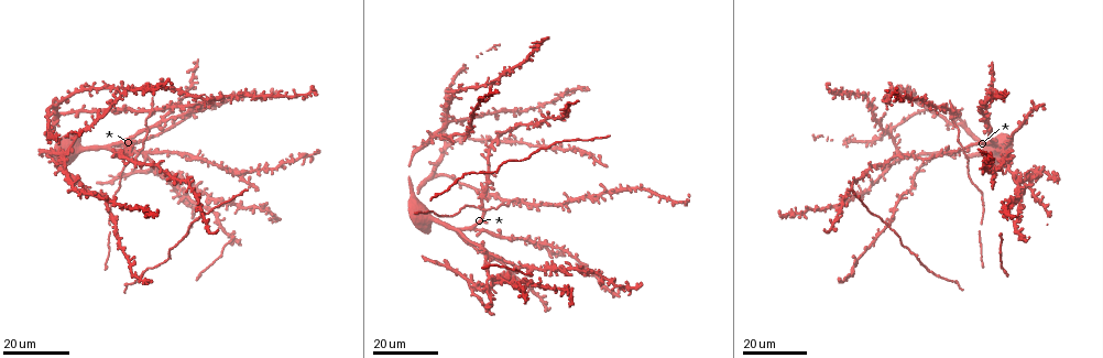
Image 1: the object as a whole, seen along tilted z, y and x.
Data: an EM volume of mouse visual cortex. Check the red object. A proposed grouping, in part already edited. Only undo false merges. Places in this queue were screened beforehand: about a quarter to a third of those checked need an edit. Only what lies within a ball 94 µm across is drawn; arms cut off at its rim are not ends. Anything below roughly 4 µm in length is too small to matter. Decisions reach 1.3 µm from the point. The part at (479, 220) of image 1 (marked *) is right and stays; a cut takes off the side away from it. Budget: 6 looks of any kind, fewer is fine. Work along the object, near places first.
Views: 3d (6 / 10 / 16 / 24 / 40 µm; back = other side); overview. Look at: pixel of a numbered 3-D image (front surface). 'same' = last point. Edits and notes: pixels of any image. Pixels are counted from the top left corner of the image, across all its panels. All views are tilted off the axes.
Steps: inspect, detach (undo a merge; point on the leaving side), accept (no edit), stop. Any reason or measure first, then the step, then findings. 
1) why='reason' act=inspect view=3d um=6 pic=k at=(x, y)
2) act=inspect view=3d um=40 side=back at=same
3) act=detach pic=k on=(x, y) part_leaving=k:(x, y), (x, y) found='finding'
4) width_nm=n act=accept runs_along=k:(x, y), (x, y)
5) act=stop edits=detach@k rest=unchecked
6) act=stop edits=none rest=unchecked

why='four or more arms meet' act=inspect view=3d um=16 pic=1 at=(151, 110)

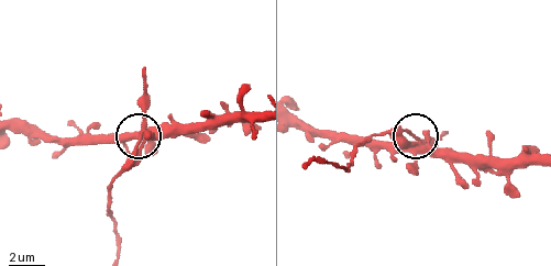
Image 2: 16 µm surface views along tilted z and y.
why='closer look' act=inspect view=3d um=6 pic=2 at=(419, 138)

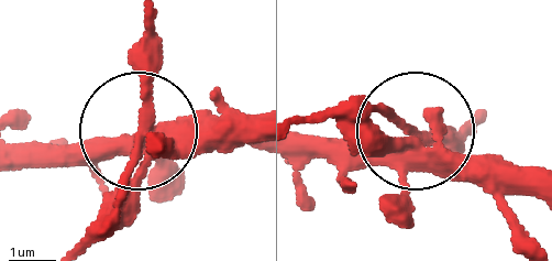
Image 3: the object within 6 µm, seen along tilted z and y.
act=inspect view=3d um=6 side=back at=same

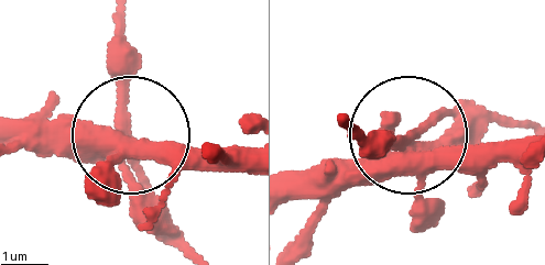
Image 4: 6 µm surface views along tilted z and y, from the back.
width_nm=340 act=accept found='continuous, no second cell'

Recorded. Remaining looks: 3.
why='calibre changes' act=inspect view=3d um=24 pic=1 at=(189, 186)

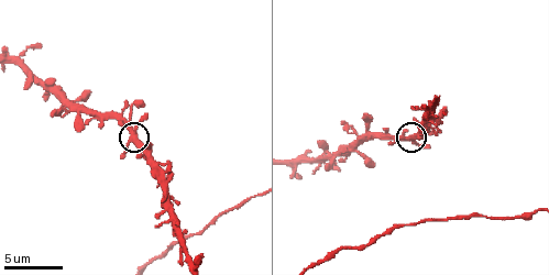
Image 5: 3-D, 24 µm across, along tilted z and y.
act=inspect view=3d um=10 pic=5 at=(133, 140)

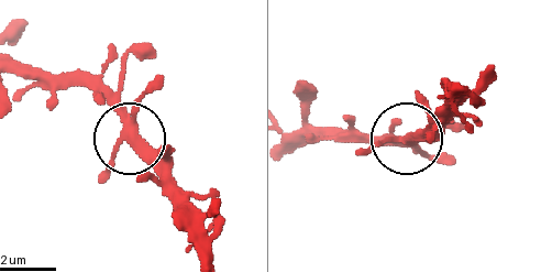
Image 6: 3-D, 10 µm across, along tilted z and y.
act=accept runs_along=6:(12, 57), (85, 80), (174, 184) found='one cell here'

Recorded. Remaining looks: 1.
act=stop edits=none rest=unchecked

